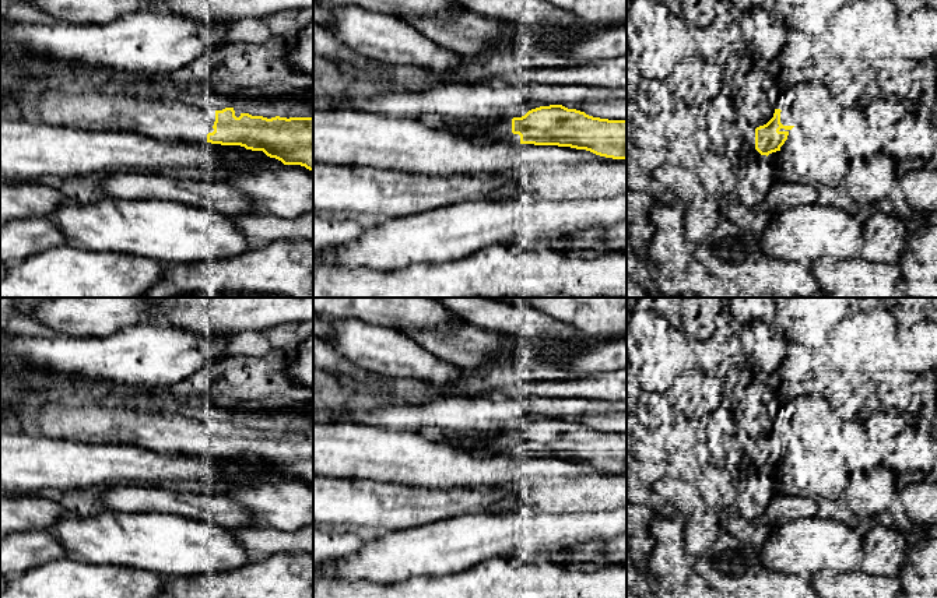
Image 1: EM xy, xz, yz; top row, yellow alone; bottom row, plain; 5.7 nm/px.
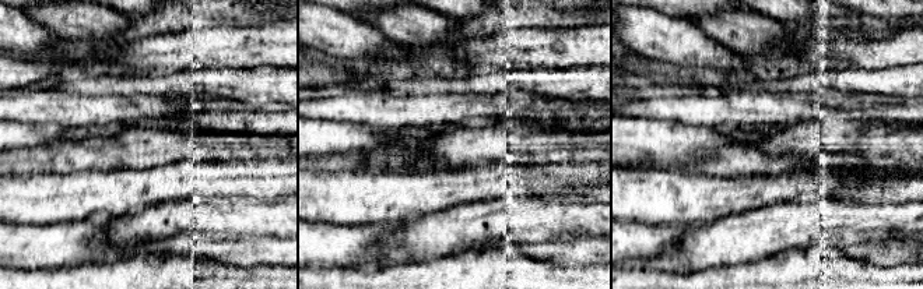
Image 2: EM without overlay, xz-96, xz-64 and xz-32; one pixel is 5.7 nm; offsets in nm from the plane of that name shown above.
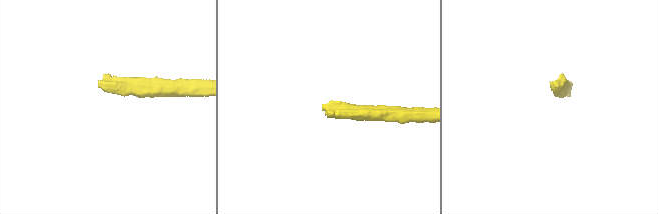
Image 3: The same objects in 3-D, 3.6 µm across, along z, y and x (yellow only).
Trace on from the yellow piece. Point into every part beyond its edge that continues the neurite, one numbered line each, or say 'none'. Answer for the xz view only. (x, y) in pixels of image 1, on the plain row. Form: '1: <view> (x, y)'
1: xz (499, 443)

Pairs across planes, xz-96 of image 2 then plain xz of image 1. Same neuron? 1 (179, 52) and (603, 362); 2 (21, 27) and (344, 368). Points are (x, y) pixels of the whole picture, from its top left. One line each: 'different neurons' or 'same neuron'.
1: same neuron
2: different neurons

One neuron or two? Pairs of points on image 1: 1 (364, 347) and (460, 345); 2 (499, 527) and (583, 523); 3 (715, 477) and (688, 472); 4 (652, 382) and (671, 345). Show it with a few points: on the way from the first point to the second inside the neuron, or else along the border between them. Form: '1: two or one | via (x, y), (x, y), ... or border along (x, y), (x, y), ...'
1: two | border along (404, 334), (448, 361)
2: one | via (520, 527), (562, 527)
3: two | border along (701, 470), (691, 479)
4: one | via (655, 373), (657, 359), (663, 354)

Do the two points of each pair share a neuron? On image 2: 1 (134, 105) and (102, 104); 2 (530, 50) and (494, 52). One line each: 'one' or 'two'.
1: one
2: one

